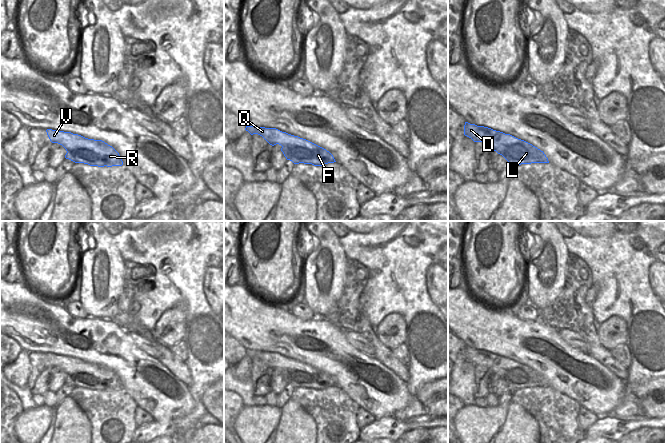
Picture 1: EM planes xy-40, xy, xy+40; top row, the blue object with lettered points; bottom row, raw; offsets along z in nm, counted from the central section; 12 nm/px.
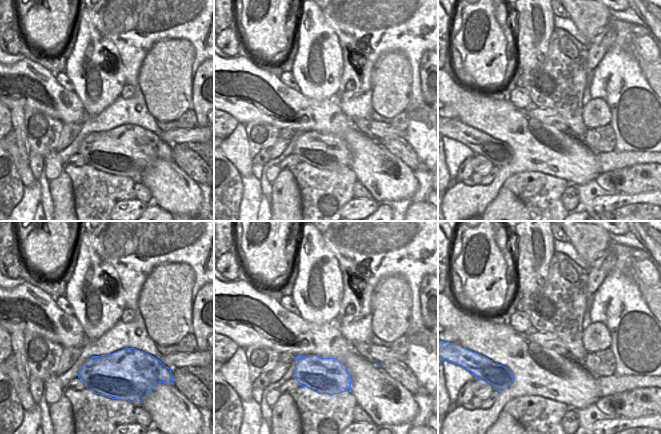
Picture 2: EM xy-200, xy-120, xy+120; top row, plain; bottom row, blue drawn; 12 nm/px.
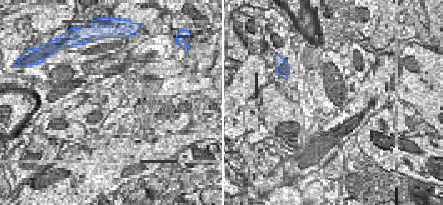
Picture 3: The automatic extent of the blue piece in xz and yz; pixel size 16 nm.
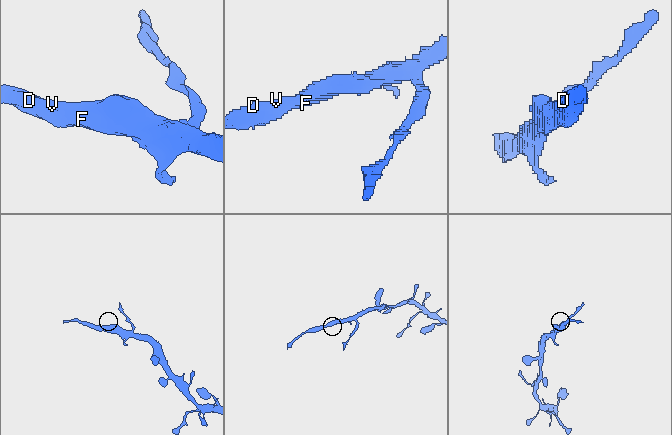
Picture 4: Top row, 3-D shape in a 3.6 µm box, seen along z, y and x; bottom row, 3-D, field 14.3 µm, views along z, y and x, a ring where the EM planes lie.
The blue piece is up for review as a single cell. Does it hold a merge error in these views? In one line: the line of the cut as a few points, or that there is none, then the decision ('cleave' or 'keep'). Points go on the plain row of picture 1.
cut none; keep

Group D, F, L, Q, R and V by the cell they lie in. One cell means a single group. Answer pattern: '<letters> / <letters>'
D F L Q R V

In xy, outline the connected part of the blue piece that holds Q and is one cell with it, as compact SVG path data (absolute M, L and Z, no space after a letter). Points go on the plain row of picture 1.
M246 350L251 359L262 360L270 369L279 368L287 384L294 388L304 387L323 390L336 386L333 379L326 373L298 360L282 356L276 352Z

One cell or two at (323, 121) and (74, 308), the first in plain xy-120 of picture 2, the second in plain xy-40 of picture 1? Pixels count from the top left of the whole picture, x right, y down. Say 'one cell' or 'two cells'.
two cells

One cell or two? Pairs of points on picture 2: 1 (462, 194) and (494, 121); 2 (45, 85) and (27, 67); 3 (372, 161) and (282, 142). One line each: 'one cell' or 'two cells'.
1: one cell
2: one cell
3: two cells

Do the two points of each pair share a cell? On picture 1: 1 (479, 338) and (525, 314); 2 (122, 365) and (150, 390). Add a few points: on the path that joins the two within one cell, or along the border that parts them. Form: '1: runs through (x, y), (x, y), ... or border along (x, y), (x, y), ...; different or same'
1: border along (516, 316), (521, 319), (538, 320); different
2: runs through (130, 373), (134, 380), (142, 382); same

